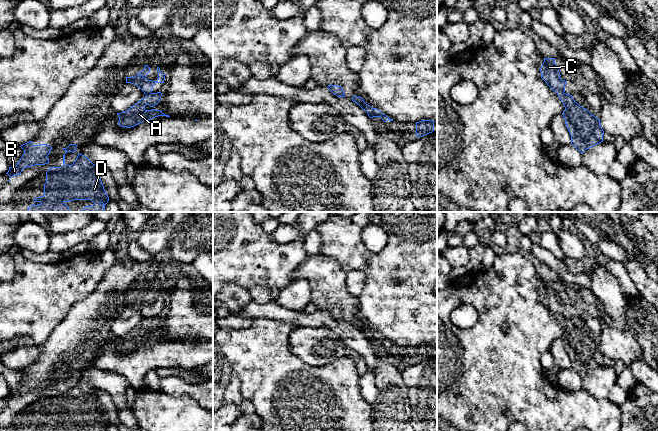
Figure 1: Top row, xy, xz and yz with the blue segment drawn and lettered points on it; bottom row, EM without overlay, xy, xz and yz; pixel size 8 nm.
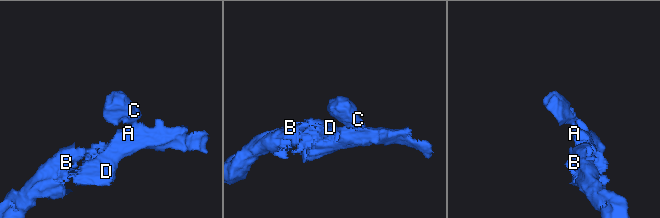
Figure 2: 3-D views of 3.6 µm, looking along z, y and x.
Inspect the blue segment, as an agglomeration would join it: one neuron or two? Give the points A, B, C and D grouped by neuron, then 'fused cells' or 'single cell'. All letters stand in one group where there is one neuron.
groups A B D / C; fused cells

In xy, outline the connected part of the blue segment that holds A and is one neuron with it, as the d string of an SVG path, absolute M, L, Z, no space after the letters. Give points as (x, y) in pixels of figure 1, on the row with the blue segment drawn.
M161 92L150 93L128 110L117 113L119 117L118 125L131 128L145 120L151 120L158 116L170 117L169 115L165 115L162 111L153 108L160 102L161 96Z

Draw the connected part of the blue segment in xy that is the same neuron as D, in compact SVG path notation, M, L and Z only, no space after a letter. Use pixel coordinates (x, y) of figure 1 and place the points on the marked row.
M80 153L72 165L67 165L64 154L63 165L51 167L46 172L44 194L34 198L33 201L39 204L29 206L28 212L71 212L65 203L73 200L91 200L94 203L78 212L105 211L109 197L96 167Z

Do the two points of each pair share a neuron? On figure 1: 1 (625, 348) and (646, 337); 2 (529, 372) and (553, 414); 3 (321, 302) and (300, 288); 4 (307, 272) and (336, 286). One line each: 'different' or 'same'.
1: different
2: same
3: different
4: same

